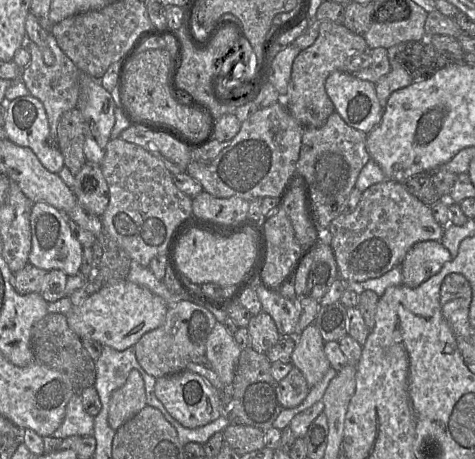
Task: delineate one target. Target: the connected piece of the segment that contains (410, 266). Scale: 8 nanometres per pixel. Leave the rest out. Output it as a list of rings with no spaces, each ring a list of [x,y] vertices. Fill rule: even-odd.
[[[440,241],[417,242],[401,263],[402,283],[416,288],[437,274],[452,259],[449,250]]]

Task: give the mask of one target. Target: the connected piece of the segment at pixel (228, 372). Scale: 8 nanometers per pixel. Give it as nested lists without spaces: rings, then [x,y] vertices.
[[[217,321],[206,342],[205,356],[224,386],[231,385],[241,349],[224,326]]]

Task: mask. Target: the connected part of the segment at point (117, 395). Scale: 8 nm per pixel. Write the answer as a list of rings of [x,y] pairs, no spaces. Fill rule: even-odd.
[[[132,369],[125,384],[113,391],[109,401],[108,423],[117,430],[141,411],[146,403],[146,392],[140,373]]]

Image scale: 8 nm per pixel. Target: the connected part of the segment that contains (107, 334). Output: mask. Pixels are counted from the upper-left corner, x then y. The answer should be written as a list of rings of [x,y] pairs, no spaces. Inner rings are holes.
[[[123,280],[106,284],[66,314],[71,330],[80,337],[99,342],[117,351],[134,346],[147,332],[160,327],[166,318],[168,305],[148,288]]]

